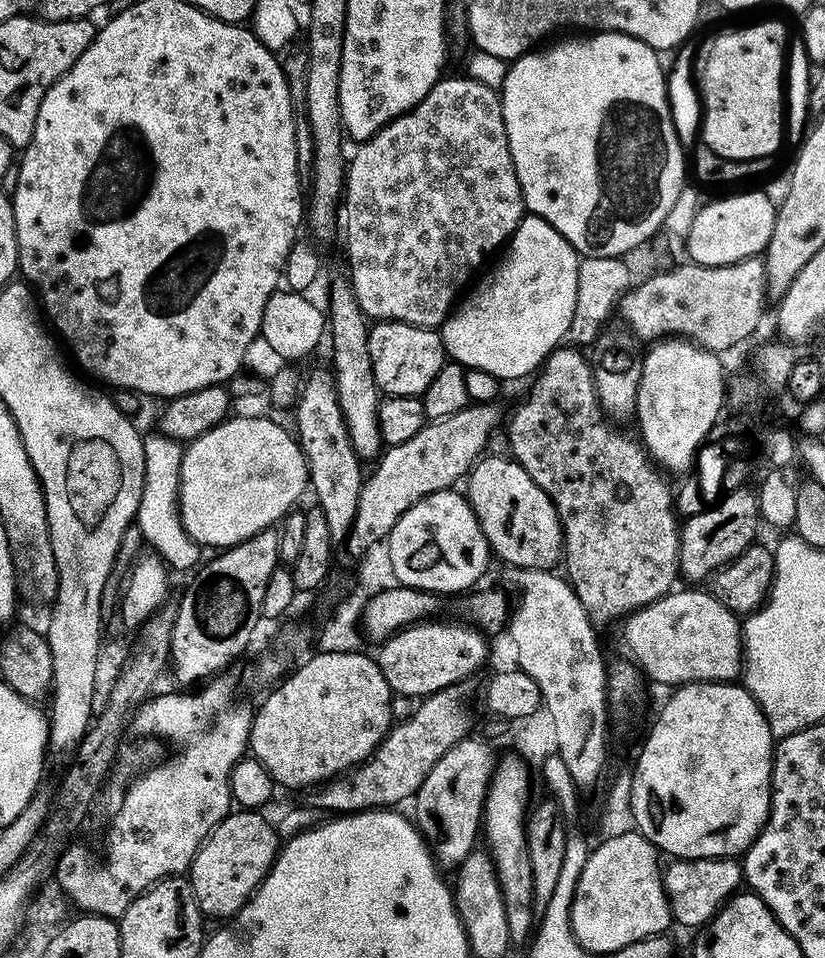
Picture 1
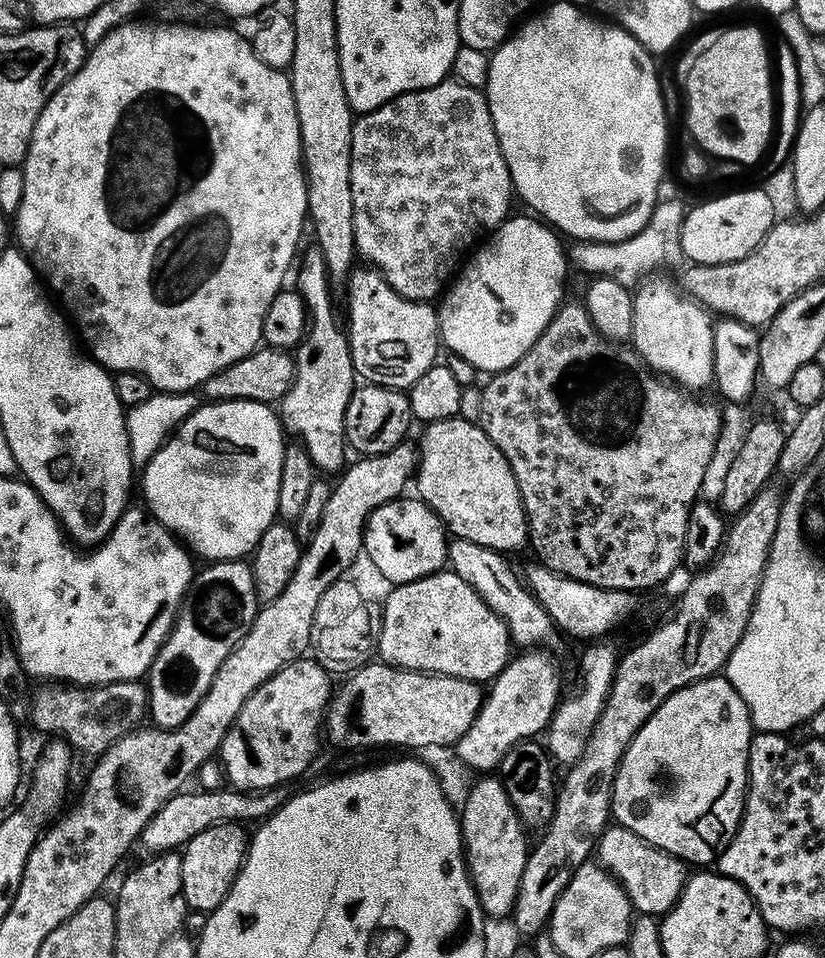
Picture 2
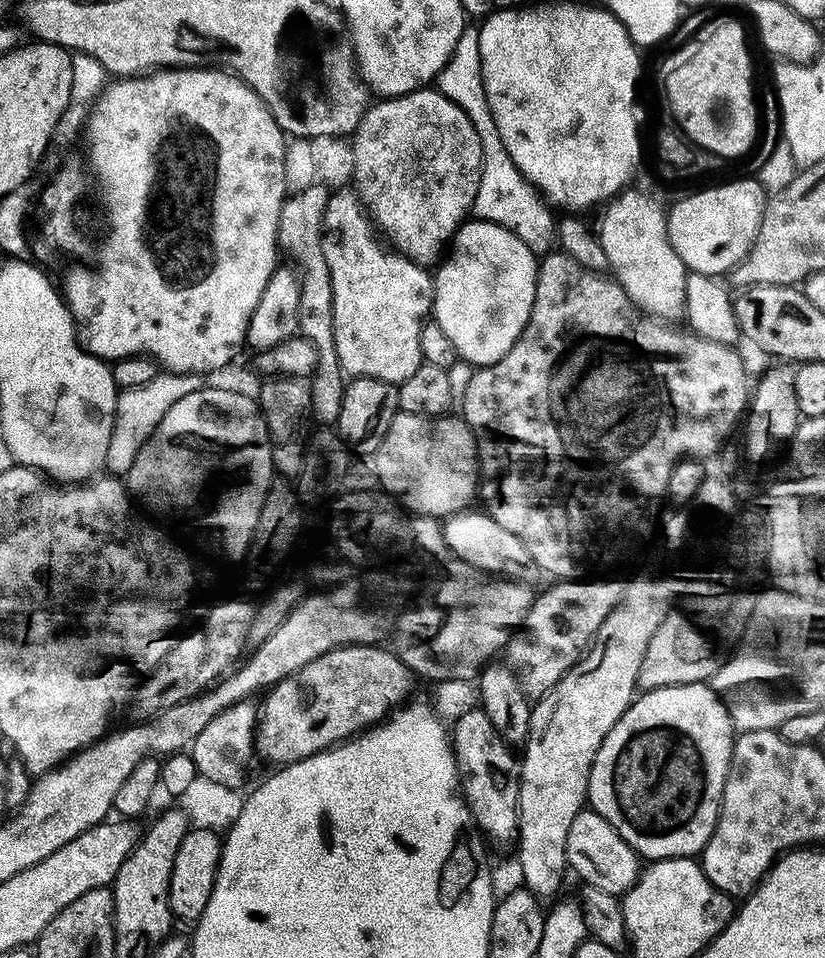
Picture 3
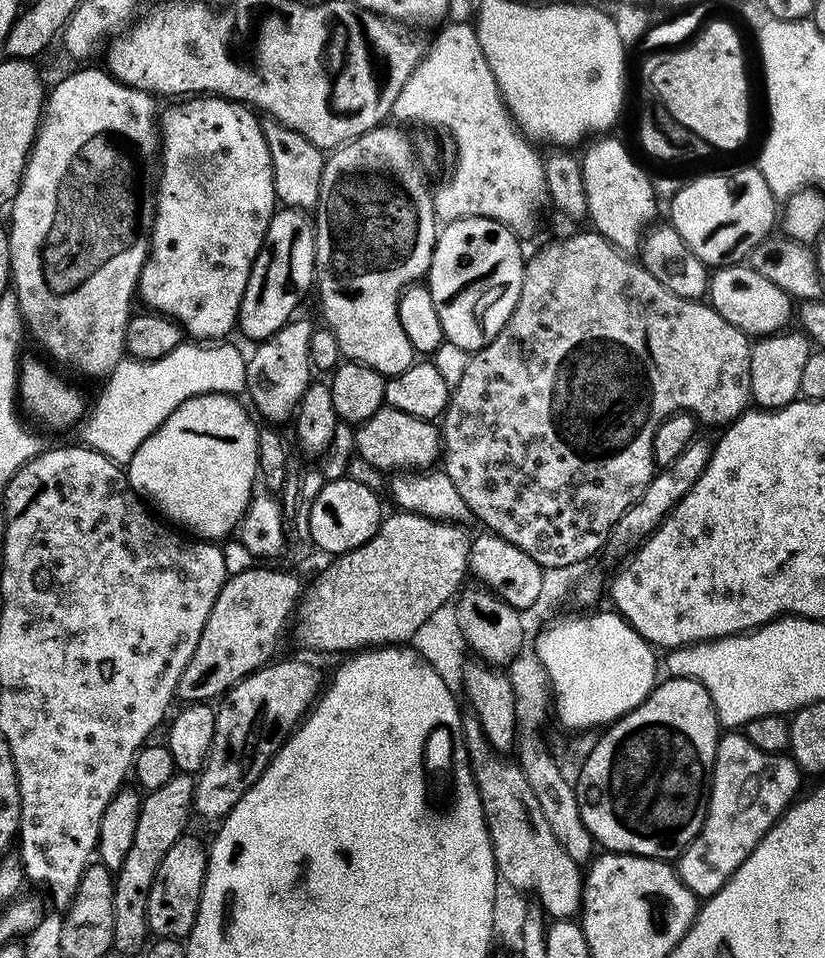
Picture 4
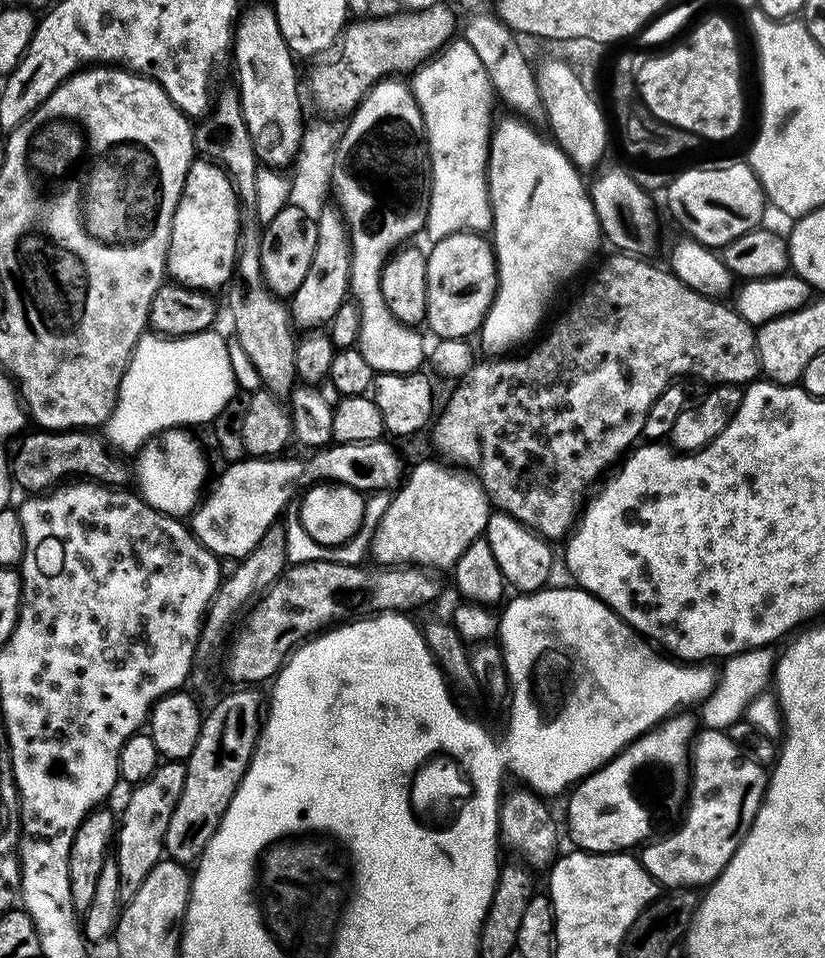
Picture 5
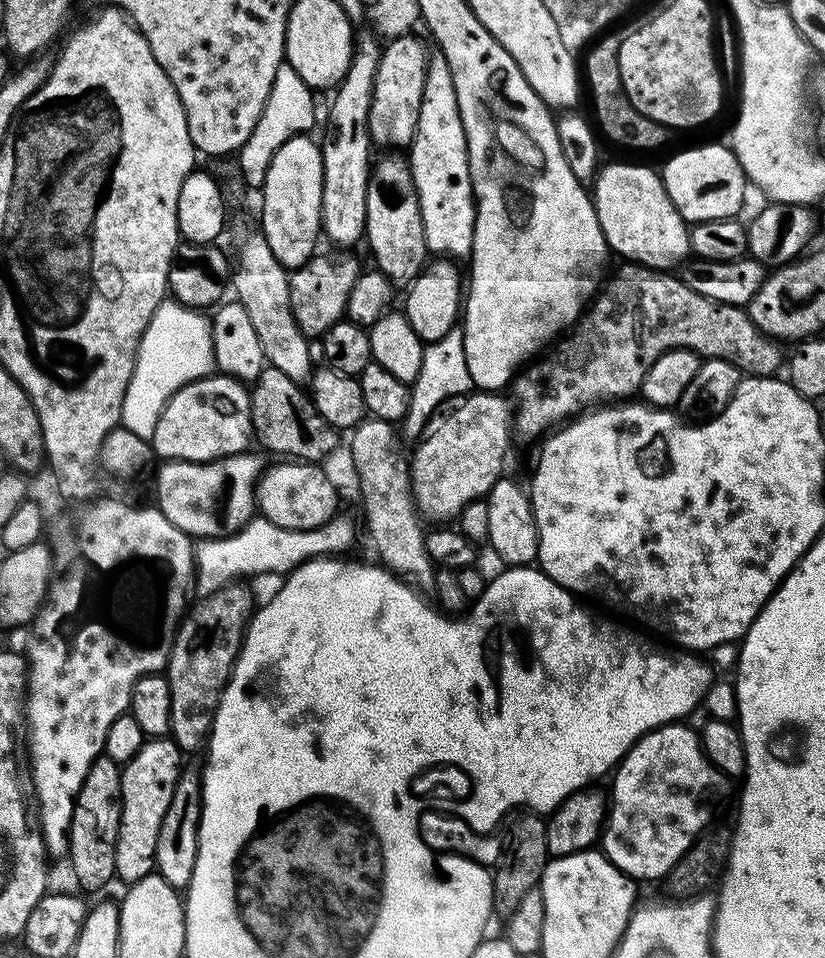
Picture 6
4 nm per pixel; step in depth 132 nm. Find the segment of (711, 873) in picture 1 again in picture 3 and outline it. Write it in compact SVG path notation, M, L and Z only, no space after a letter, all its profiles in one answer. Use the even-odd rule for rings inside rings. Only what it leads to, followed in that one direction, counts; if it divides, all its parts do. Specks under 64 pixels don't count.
M591 808L581 809L570 824L567 858L569 869L573 869L585 885L615 896L622 896L632 888L642 871L641 857L636 855L636 851L614 830L610 822Z

